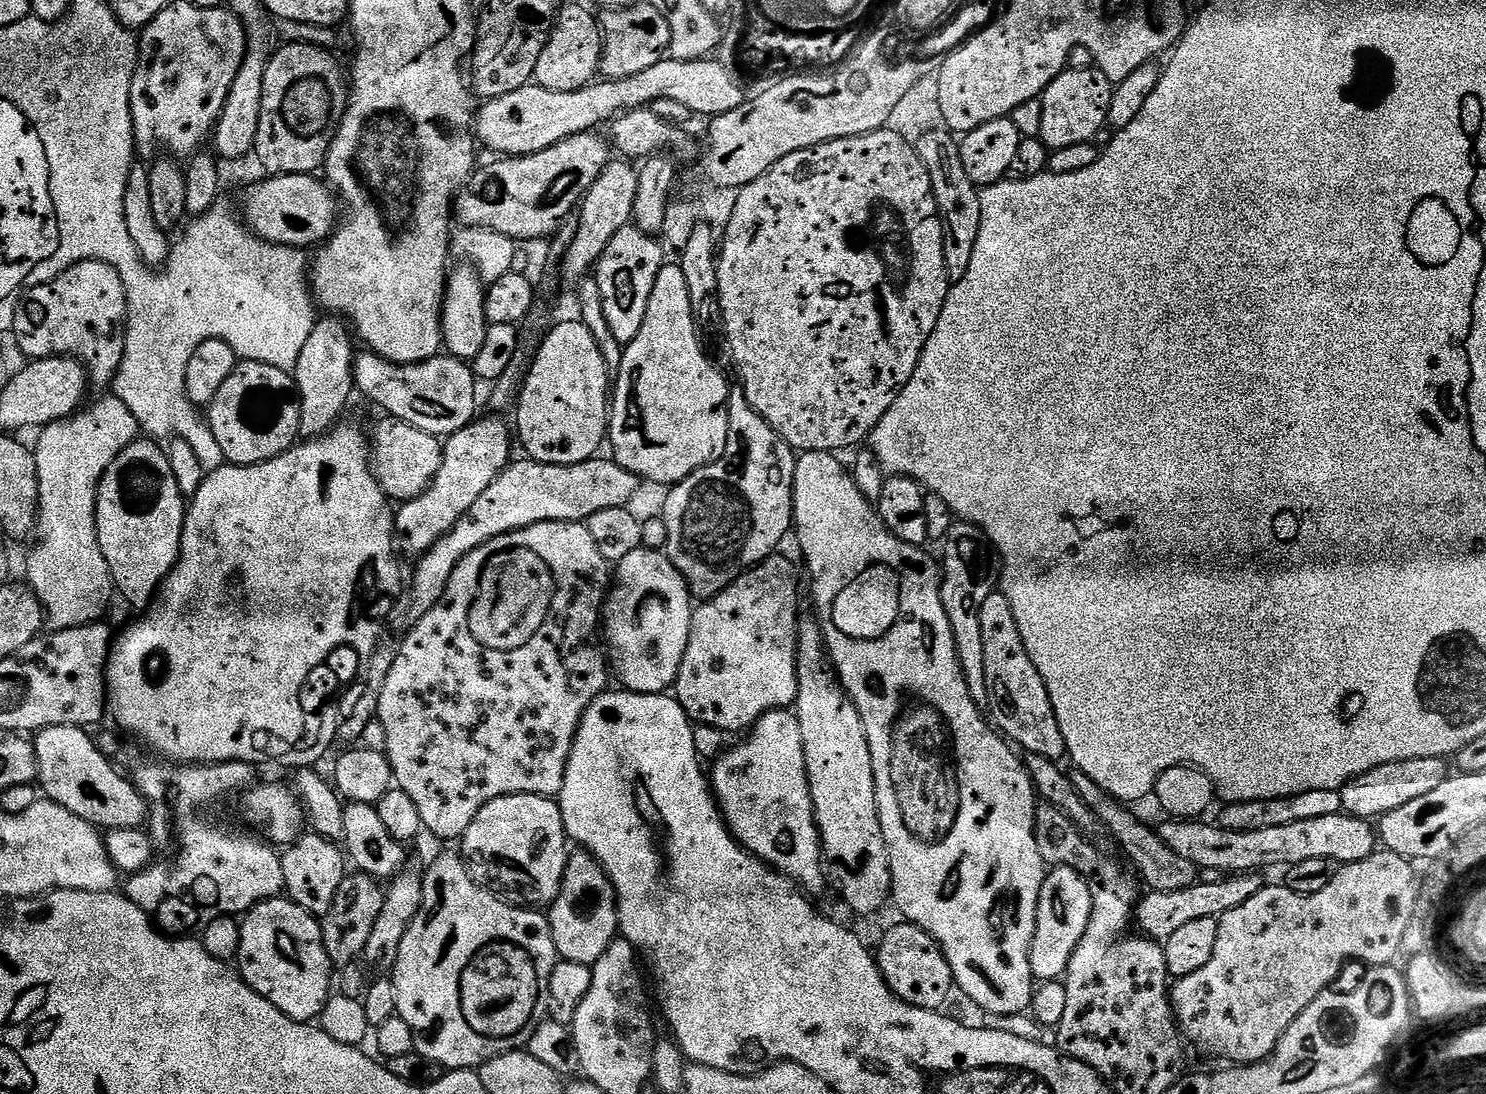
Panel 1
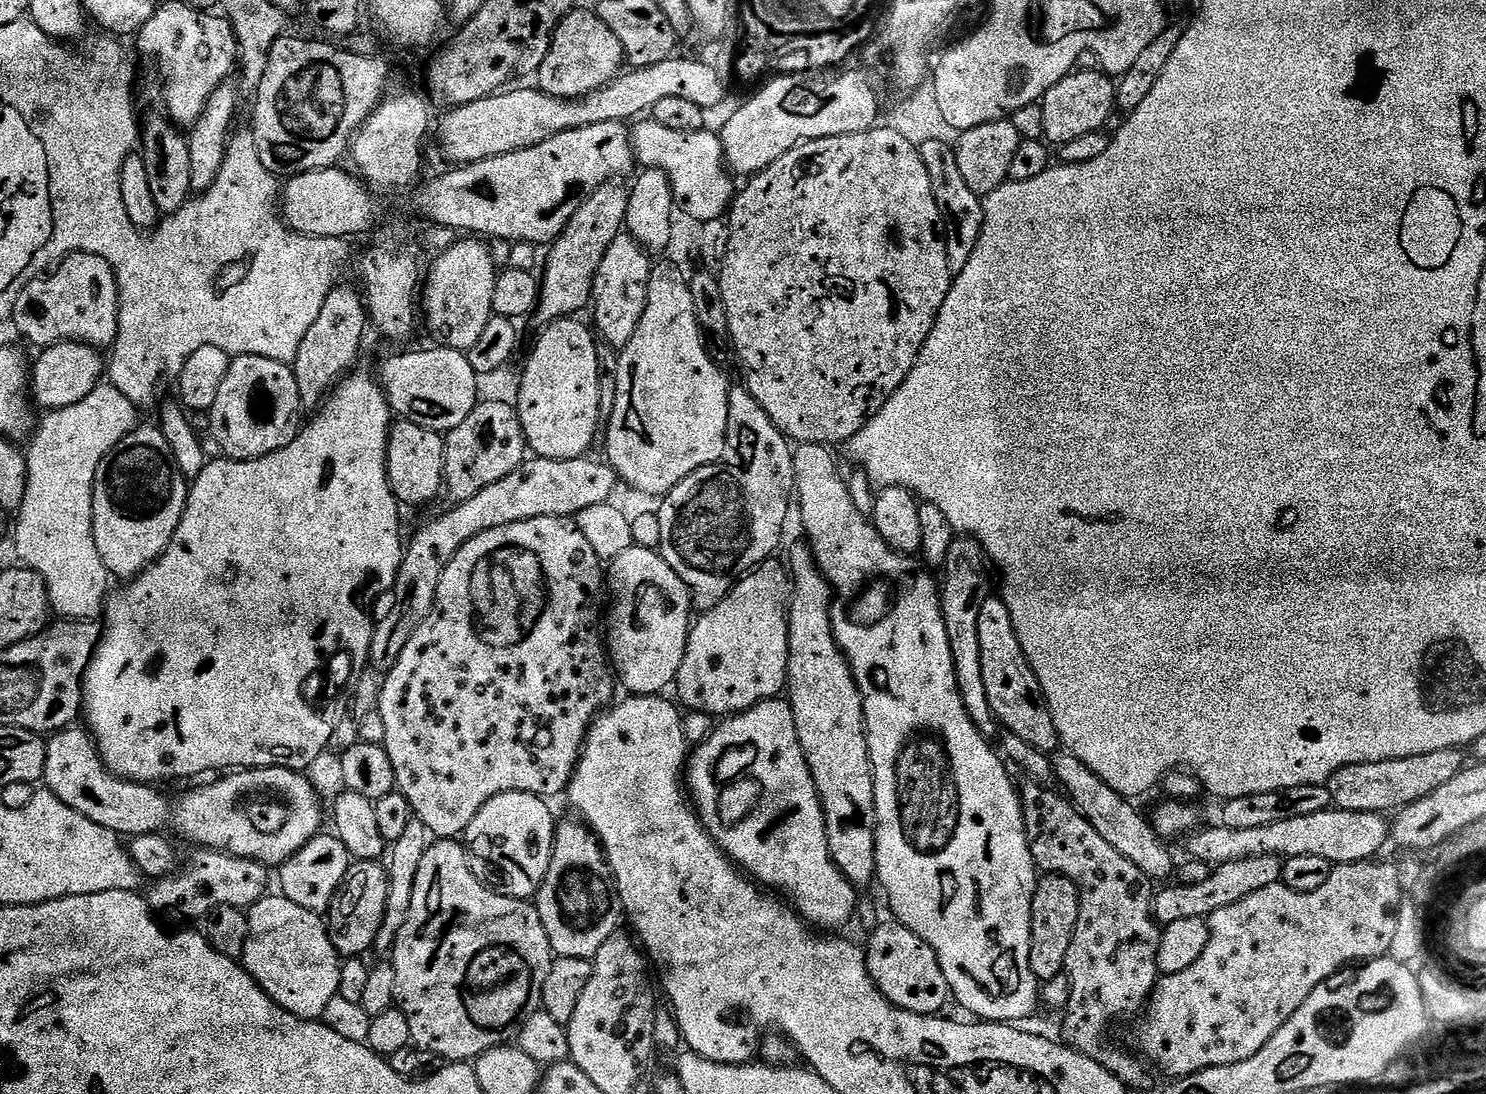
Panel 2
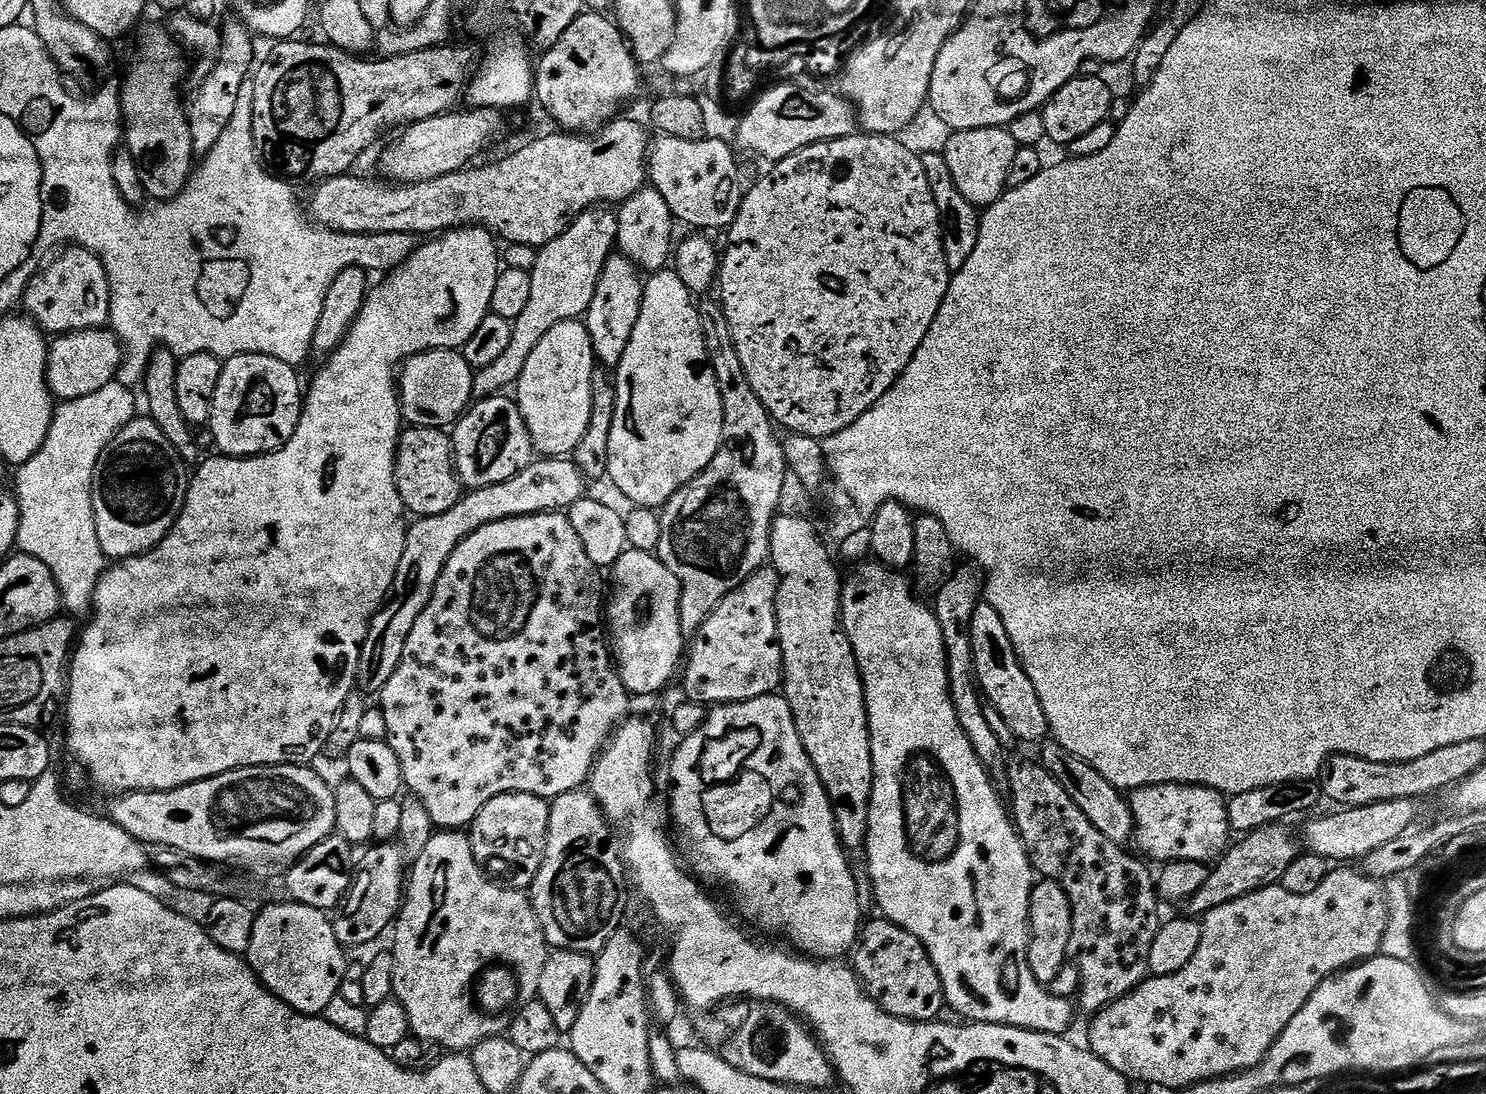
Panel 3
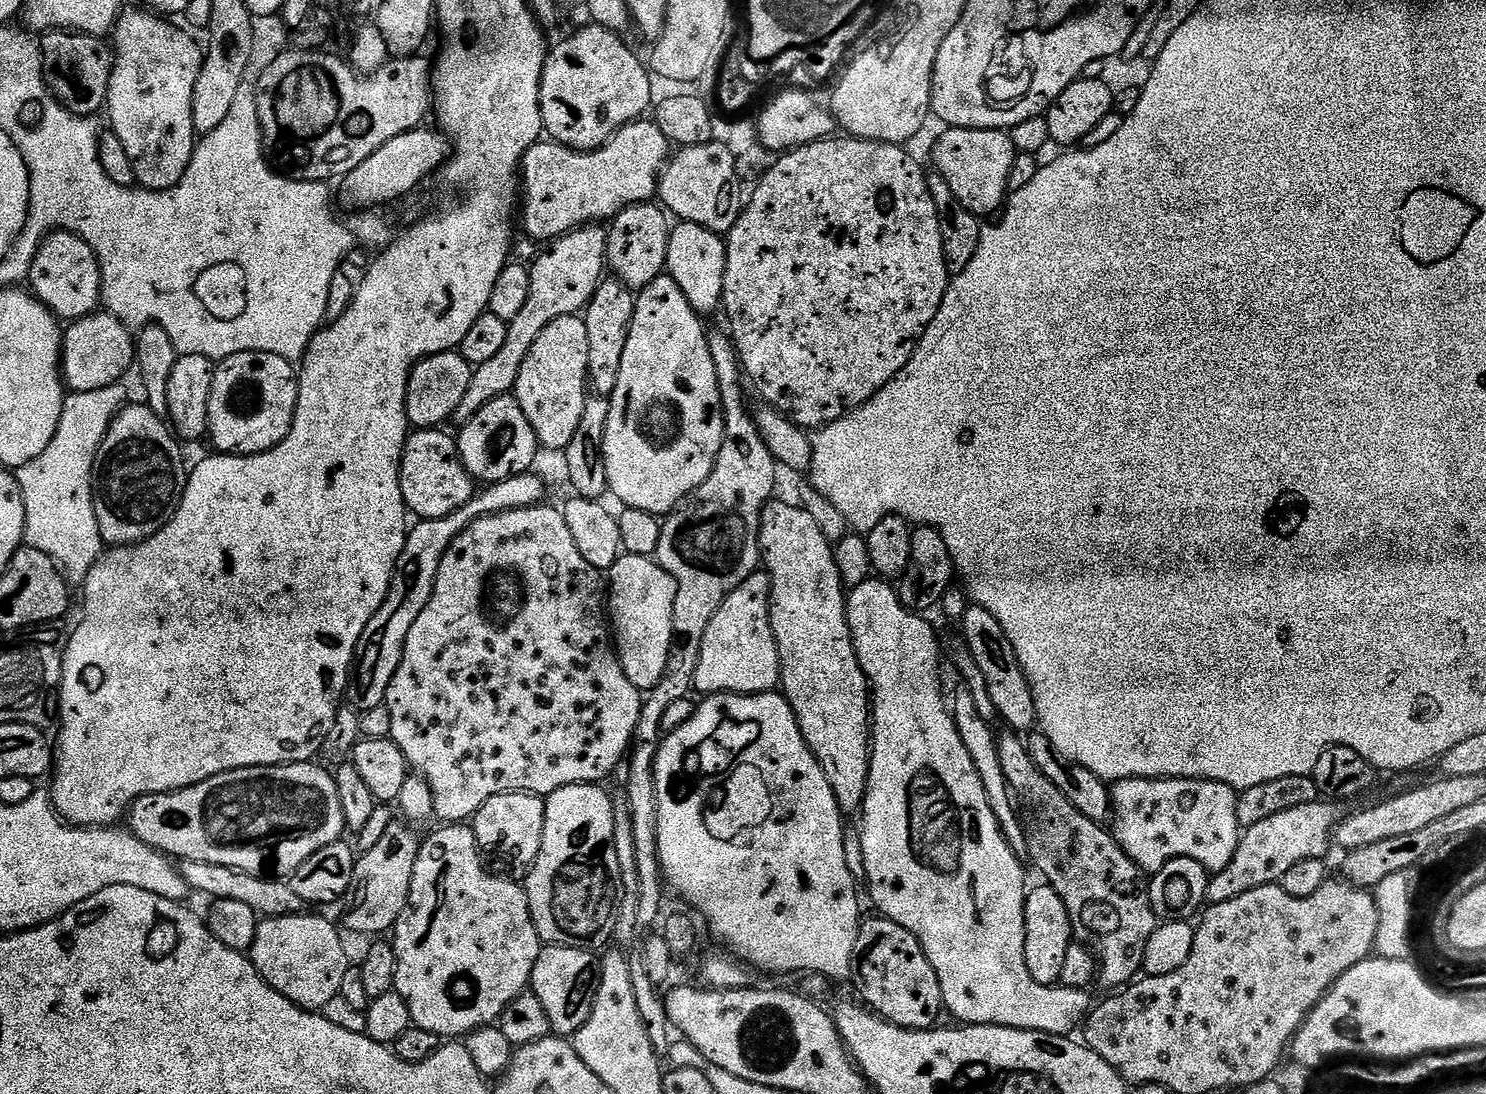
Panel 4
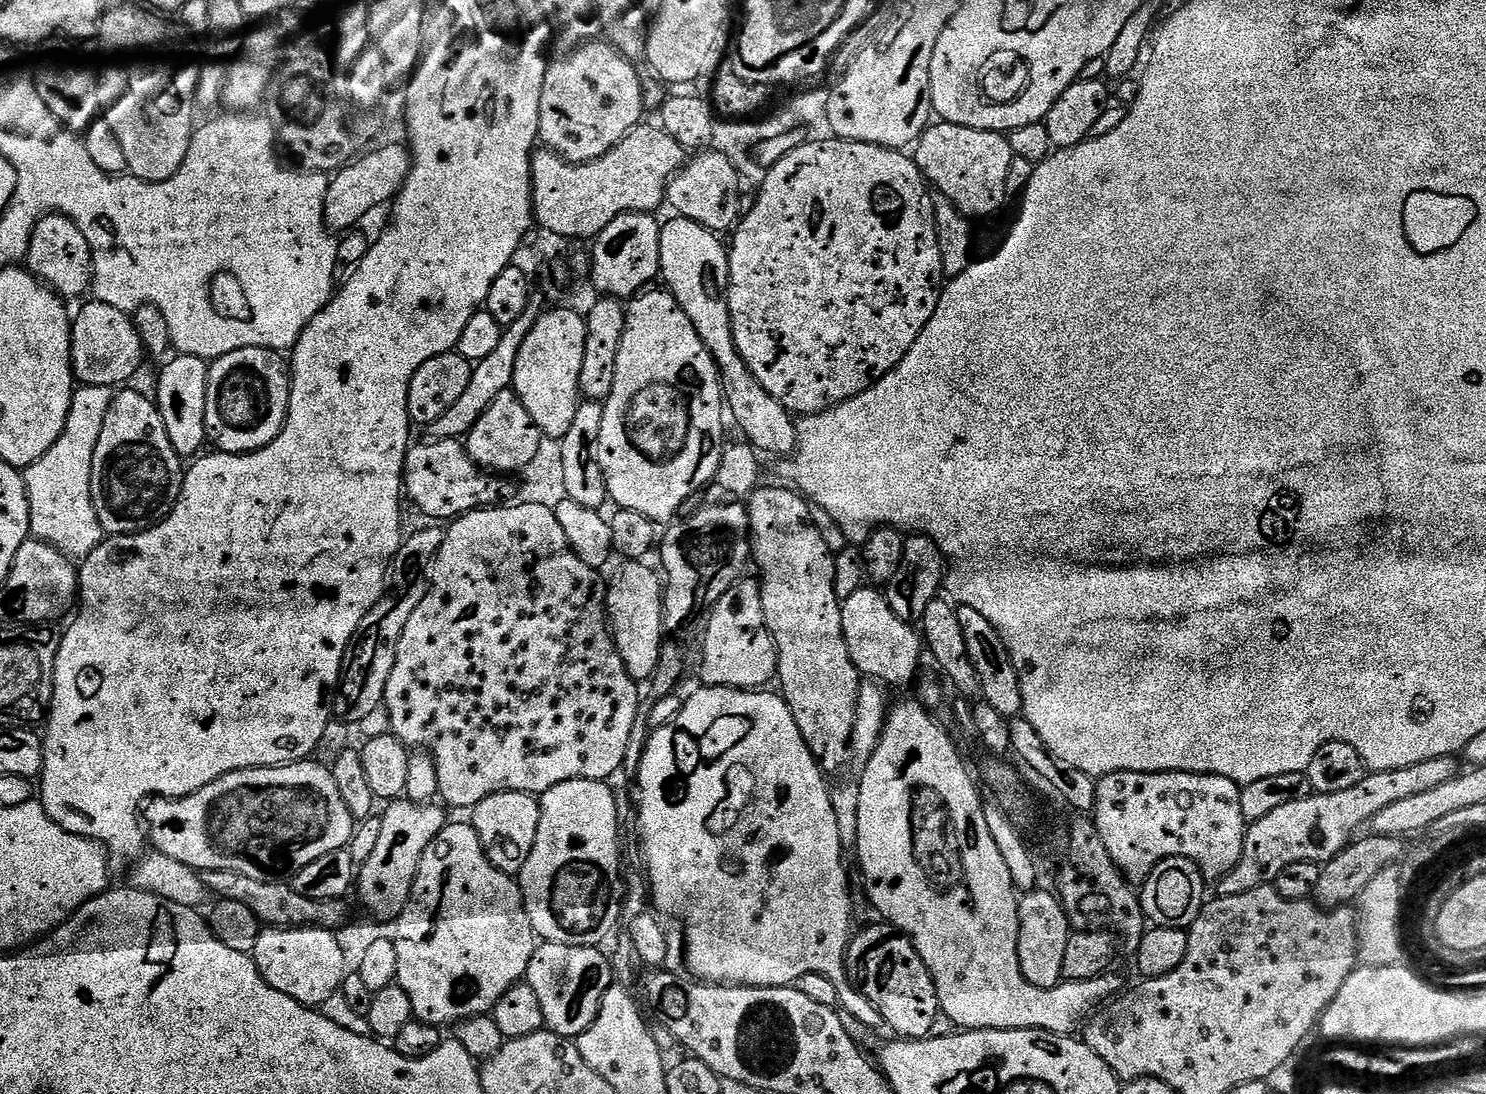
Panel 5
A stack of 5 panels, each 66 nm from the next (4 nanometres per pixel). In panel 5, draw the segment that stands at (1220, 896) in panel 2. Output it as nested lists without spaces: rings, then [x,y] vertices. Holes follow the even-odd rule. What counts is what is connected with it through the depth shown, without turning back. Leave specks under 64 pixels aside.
[[[1443,756],[1418,762],[1414,766],[1402,766],[1402,770],[1369,771],[1361,775],[1358,786],[1350,786],[1350,790],[1338,790],[1338,794],[1318,792],[1302,798],[1302,802],[1278,806],[1278,810],[1266,814],[1266,818],[1247,825],[1242,854],[1234,870],[1230,870],[1215,885],[1215,895],[1246,894],[1255,888],[1271,885],[1282,870],[1294,863],[1327,864],[1352,843],[1363,824],[1364,827],[1371,825],[1374,814],[1386,810],[1386,806],[1391,806],[1393,802],[1450,782],[1450,778],[1458,774],[1456,762],[1456,756]]]

